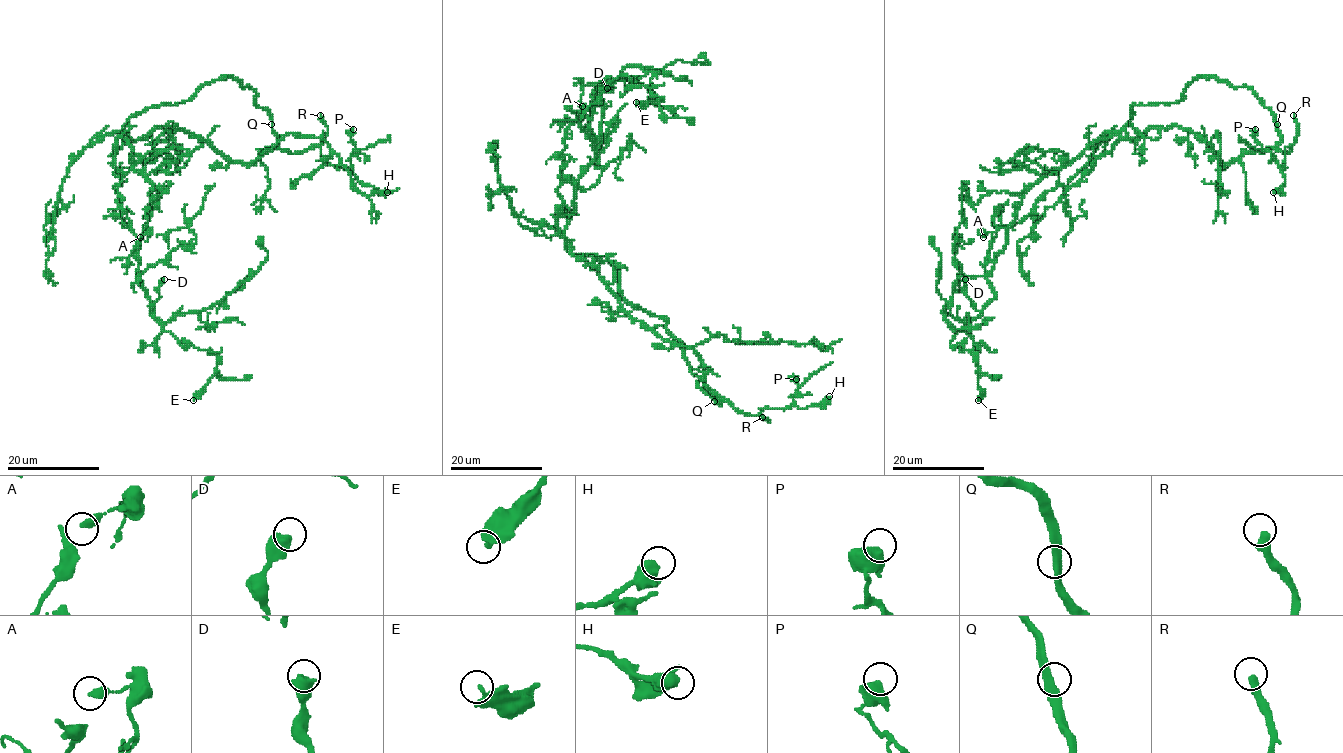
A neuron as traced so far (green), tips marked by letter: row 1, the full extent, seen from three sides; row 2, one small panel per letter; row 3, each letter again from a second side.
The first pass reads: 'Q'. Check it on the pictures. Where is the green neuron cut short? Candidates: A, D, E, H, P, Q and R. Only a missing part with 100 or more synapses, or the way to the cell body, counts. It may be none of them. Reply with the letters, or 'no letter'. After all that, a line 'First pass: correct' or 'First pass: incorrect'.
R
First pass: incorrect

